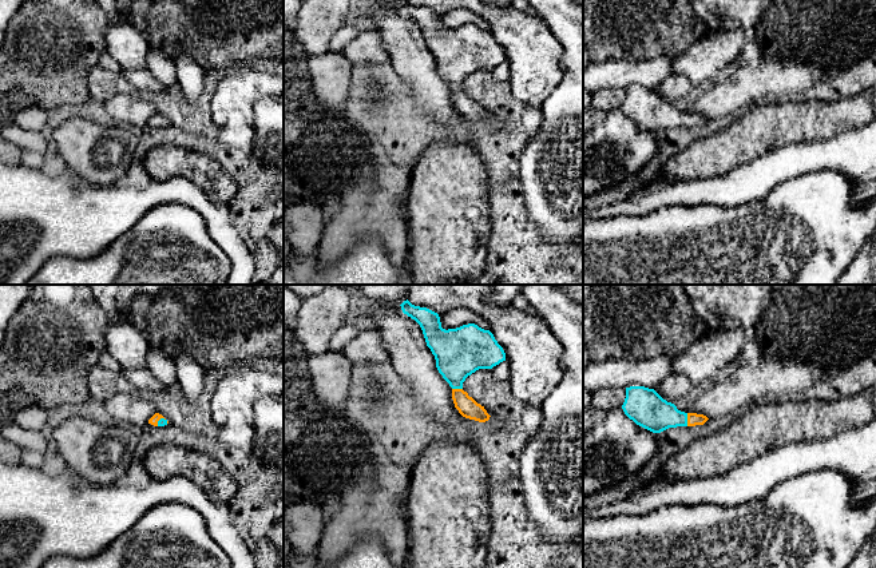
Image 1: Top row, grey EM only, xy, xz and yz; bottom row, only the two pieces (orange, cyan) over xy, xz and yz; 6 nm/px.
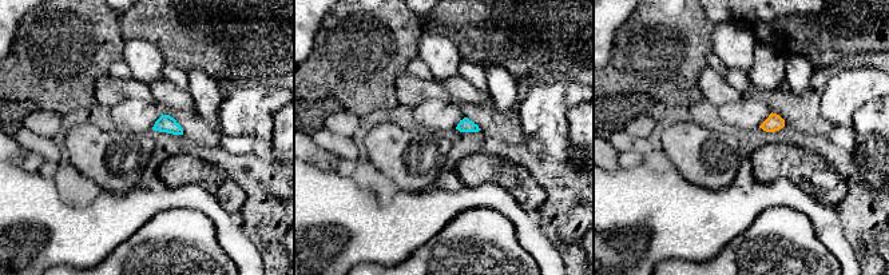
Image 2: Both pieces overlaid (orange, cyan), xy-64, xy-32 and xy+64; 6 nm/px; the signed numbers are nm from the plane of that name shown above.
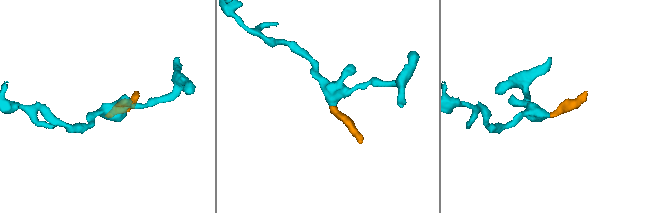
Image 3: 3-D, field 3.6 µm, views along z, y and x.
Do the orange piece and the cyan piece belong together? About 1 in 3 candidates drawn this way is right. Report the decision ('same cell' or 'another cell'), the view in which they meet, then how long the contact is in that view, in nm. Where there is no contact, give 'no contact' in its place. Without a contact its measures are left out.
same cell | yz | 80 nm

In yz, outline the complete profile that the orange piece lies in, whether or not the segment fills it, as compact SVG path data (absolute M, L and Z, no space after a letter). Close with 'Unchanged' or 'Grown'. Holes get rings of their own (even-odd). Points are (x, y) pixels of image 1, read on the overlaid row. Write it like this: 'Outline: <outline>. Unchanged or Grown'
Outline: M645 386L626 388L622 409L637 425L653 433L677 426L703 425L709 420L703 414L678 410L674 404L663 400L654 389Z. Grown

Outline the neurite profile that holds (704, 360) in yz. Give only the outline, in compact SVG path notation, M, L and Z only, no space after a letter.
M745 329L707 330L673 364L673 373L685 374L691 385L718 378L724 366L737 362L746 341Z

